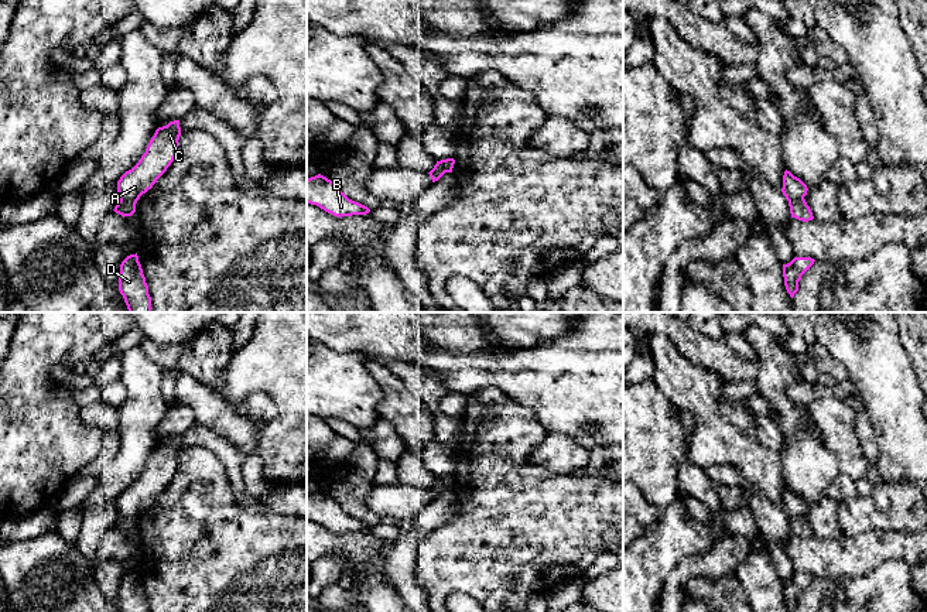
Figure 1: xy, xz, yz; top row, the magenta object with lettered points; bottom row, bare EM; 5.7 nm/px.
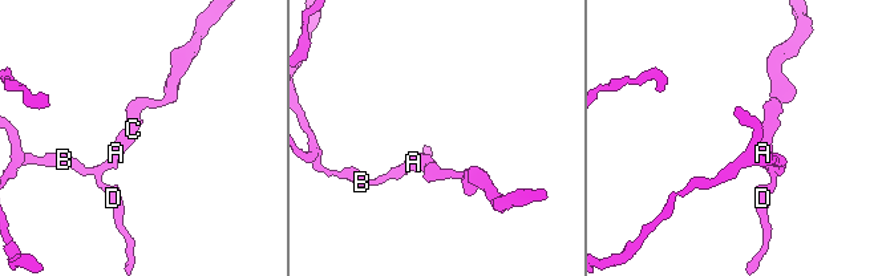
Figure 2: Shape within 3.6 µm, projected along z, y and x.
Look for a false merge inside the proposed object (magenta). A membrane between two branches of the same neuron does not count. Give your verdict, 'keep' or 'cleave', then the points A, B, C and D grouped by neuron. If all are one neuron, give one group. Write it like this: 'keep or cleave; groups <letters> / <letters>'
cleave; groups A C / B D

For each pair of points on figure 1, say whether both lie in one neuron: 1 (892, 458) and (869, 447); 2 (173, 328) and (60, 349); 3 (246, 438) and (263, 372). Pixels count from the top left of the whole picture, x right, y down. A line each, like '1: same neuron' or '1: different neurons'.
1: different neurons
2: different neurons
3: different neurons

